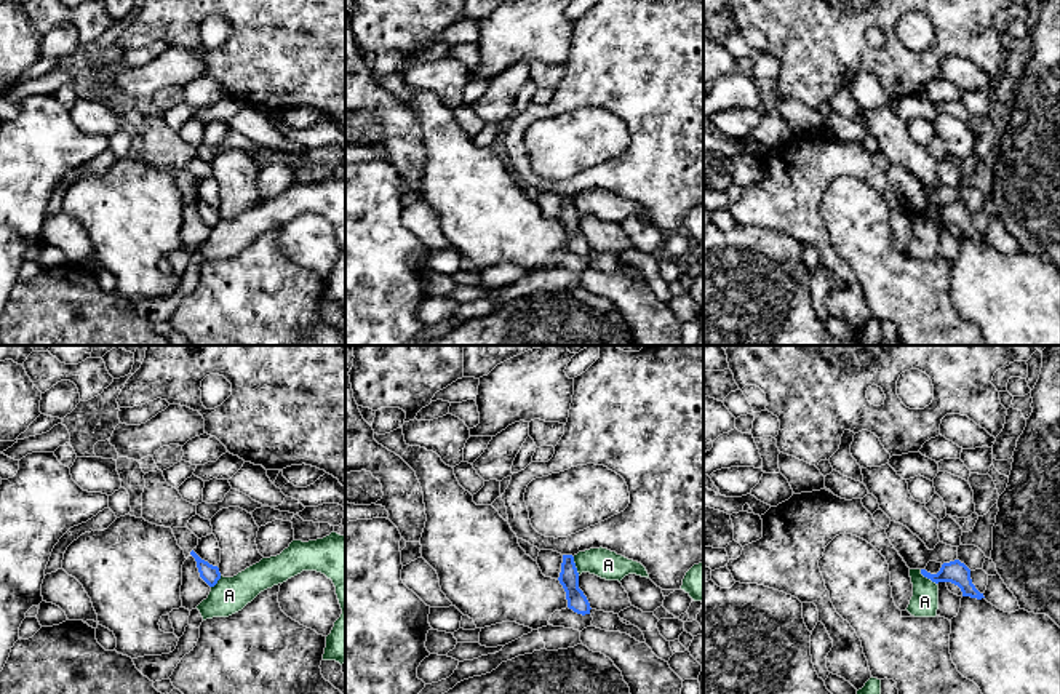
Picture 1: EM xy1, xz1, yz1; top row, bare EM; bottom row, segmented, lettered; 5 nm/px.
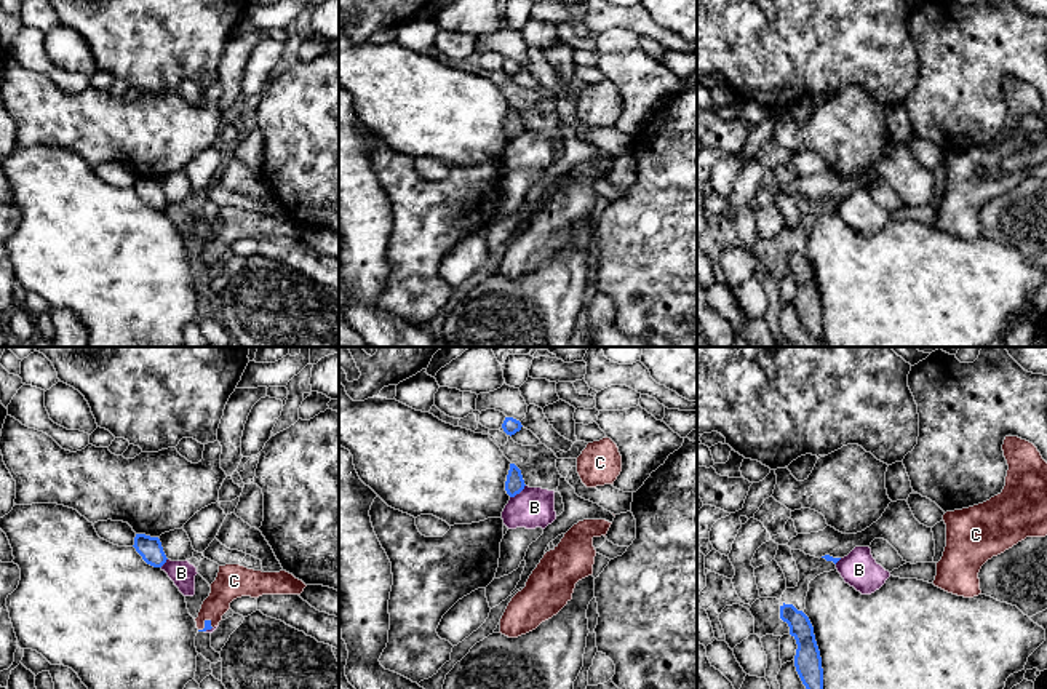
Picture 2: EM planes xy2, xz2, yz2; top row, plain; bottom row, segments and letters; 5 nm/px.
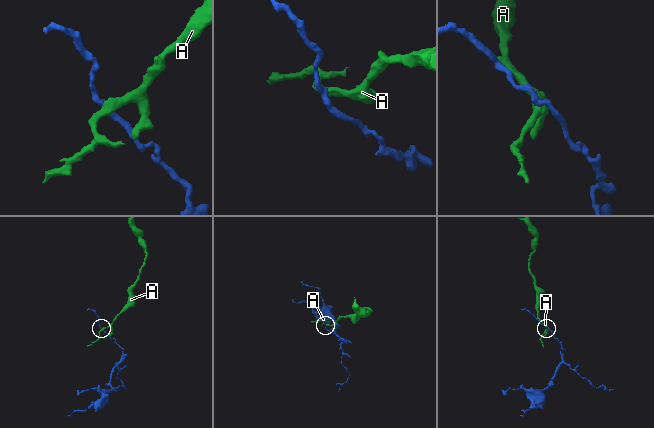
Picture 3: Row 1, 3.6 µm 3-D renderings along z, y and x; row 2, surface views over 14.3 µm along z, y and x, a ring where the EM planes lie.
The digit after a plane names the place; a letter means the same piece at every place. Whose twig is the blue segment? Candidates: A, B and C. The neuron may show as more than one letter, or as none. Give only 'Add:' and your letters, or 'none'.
Add: C

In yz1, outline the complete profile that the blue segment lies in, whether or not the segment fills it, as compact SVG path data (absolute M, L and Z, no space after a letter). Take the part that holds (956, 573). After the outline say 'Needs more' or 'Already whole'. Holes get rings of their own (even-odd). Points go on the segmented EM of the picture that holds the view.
M959 560L943 563L937 574L930 574L926 569L921 569L921 574L935 584L951 582L958 585L962 592L962 596L970 596L977 600L985 598L983 593L980 593L972 584L970 569Z. Already whole

